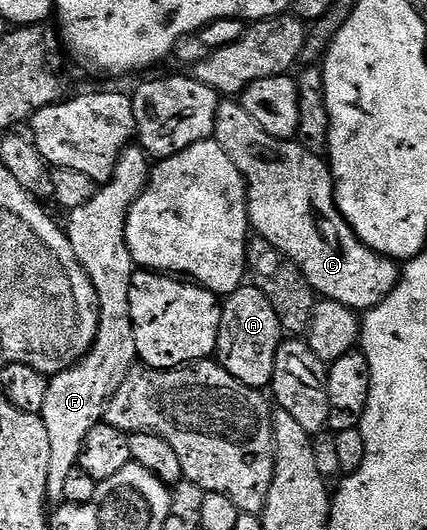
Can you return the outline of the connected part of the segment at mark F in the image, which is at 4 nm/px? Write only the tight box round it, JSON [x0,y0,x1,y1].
[41,146,151,505]

